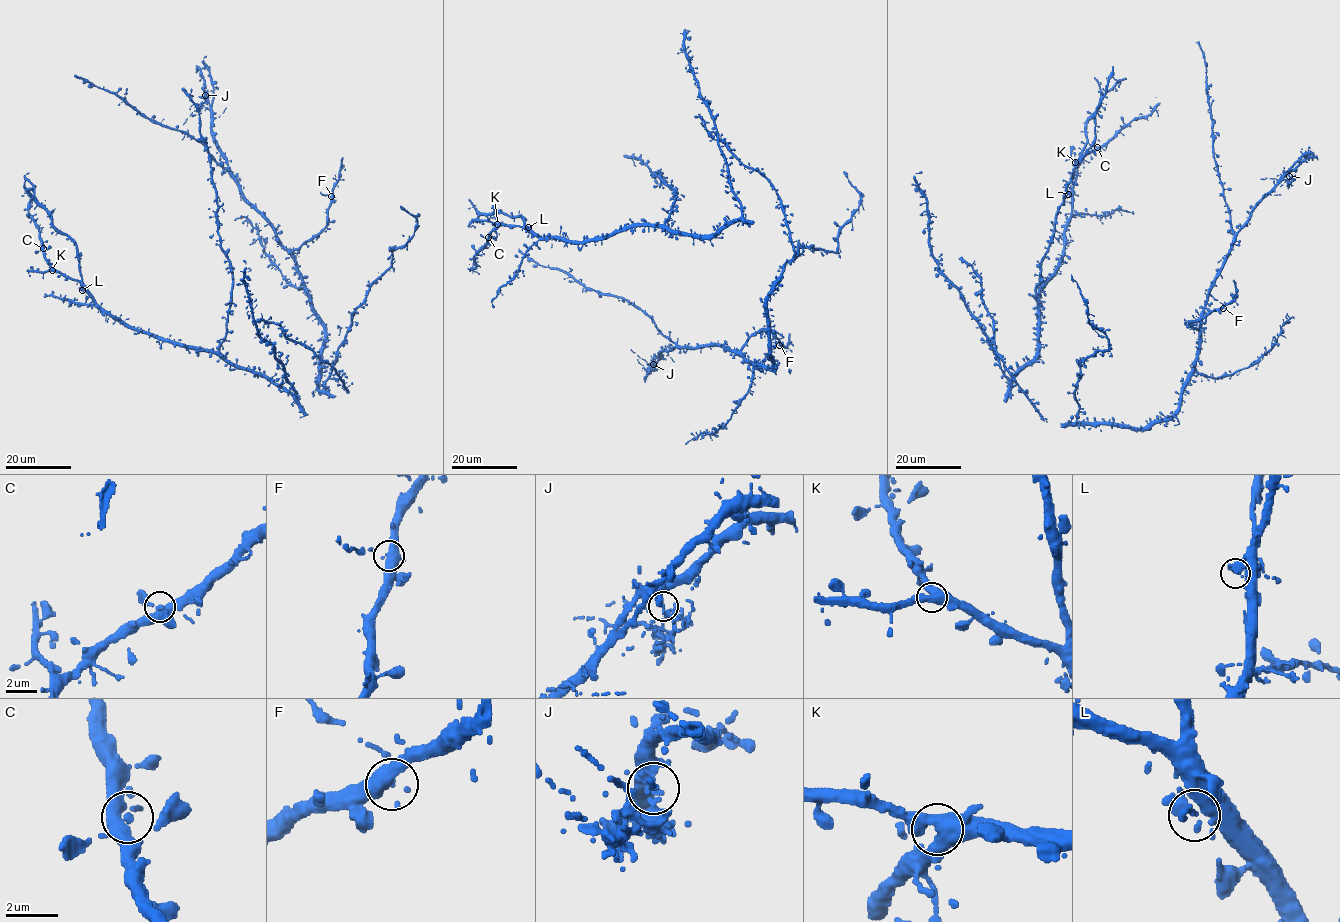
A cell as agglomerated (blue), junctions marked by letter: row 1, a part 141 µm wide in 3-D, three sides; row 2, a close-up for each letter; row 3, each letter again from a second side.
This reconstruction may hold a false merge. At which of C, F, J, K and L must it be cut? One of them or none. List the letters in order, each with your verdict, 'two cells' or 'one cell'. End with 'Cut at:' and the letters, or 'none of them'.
C: one cell
F: one cell
J: two cells
K: one cell
L: one cell
Cut at: J

